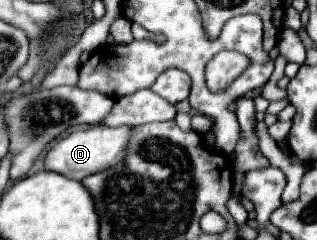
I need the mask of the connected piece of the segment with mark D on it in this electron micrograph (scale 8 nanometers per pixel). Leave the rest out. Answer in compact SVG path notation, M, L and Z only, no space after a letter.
M99 124L99 126L89 126L87 130L71 132L67 138L57 140L55 146L49 150L49 154L45 158L45 168L51 172L59 172L59 174L73 178L73 180L83 180L99 170L105 170L105 168L119 164L119 160L127 154L129 138L131 138L129 126L107 128L105 124Z

